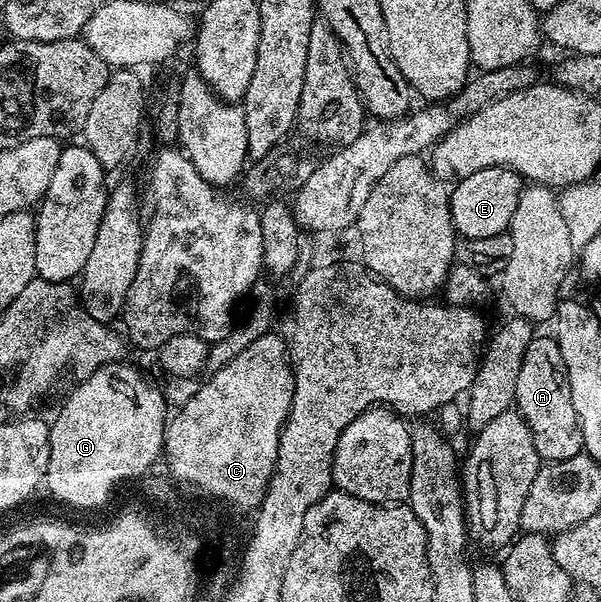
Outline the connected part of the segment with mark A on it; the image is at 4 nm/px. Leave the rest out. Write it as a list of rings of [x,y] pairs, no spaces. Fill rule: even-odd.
[[[538,334],[527,345],[515,386],[515,410],[525,419],[535,441],[535,449],[545,463],[567,461],[567,457],[582,454],[585,442],[571,401],[569,379],[565,376],[563,353],[552,334]]]

